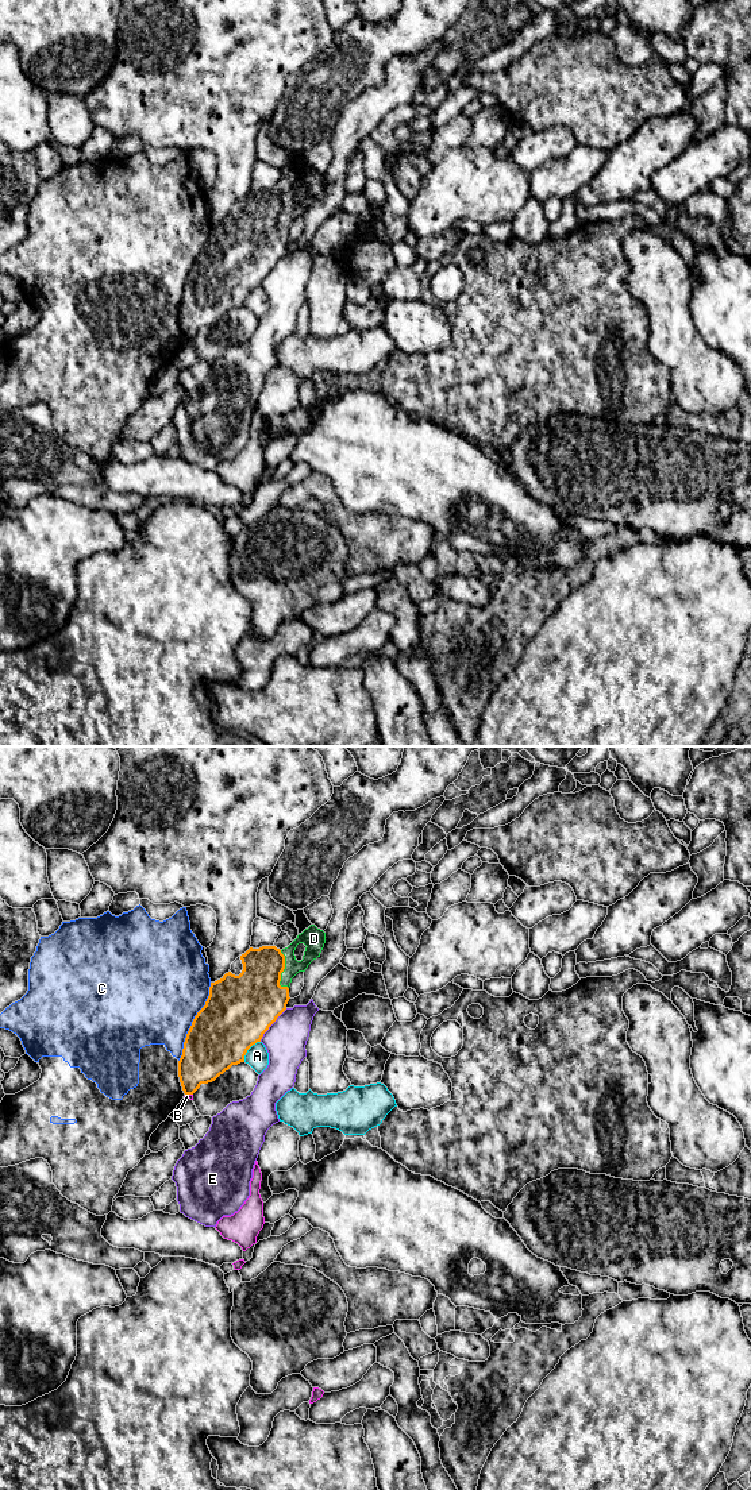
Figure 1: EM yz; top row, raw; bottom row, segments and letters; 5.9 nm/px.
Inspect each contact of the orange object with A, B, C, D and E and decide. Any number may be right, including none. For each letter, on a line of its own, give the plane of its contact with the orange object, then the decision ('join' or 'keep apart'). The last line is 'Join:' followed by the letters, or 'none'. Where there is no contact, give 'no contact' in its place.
A: meets orange in yz; keep apart
B: meets orange in yz; keep apart
C: meets orange in yz; keep apart
D: meets orange in yz; join
E: meets orange in yz; keep apart
Join: D

